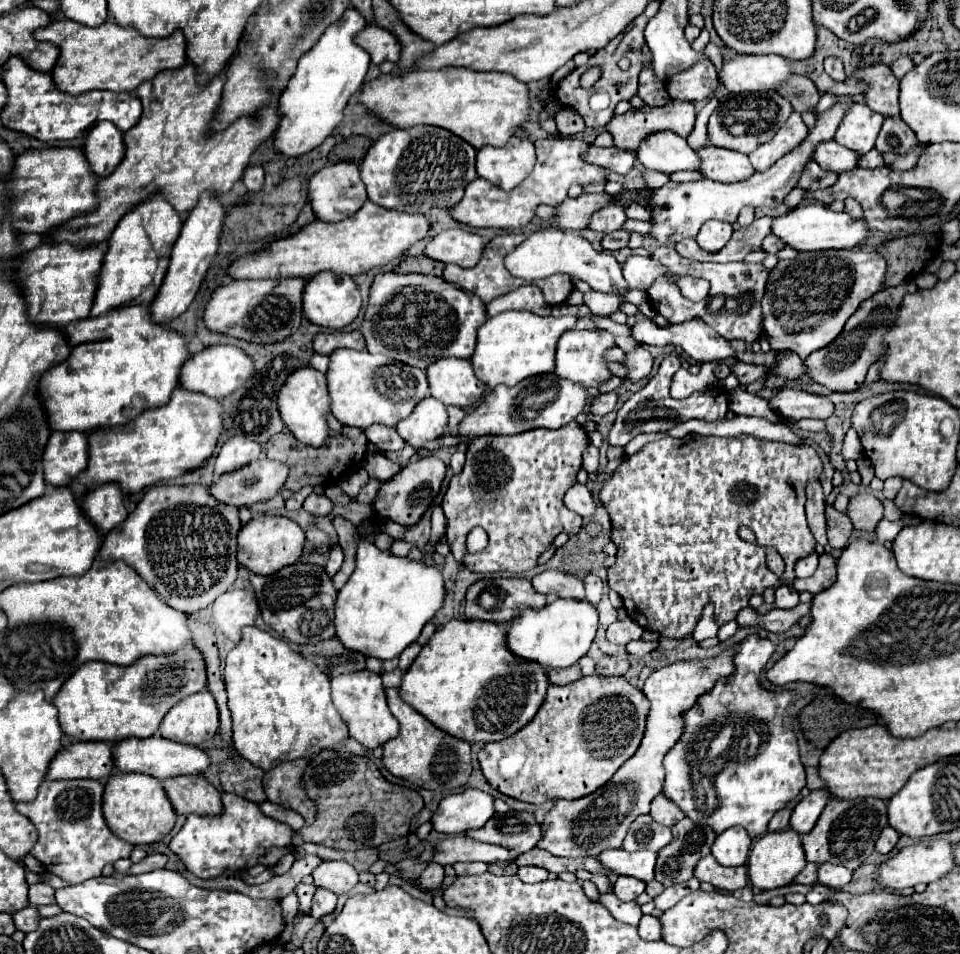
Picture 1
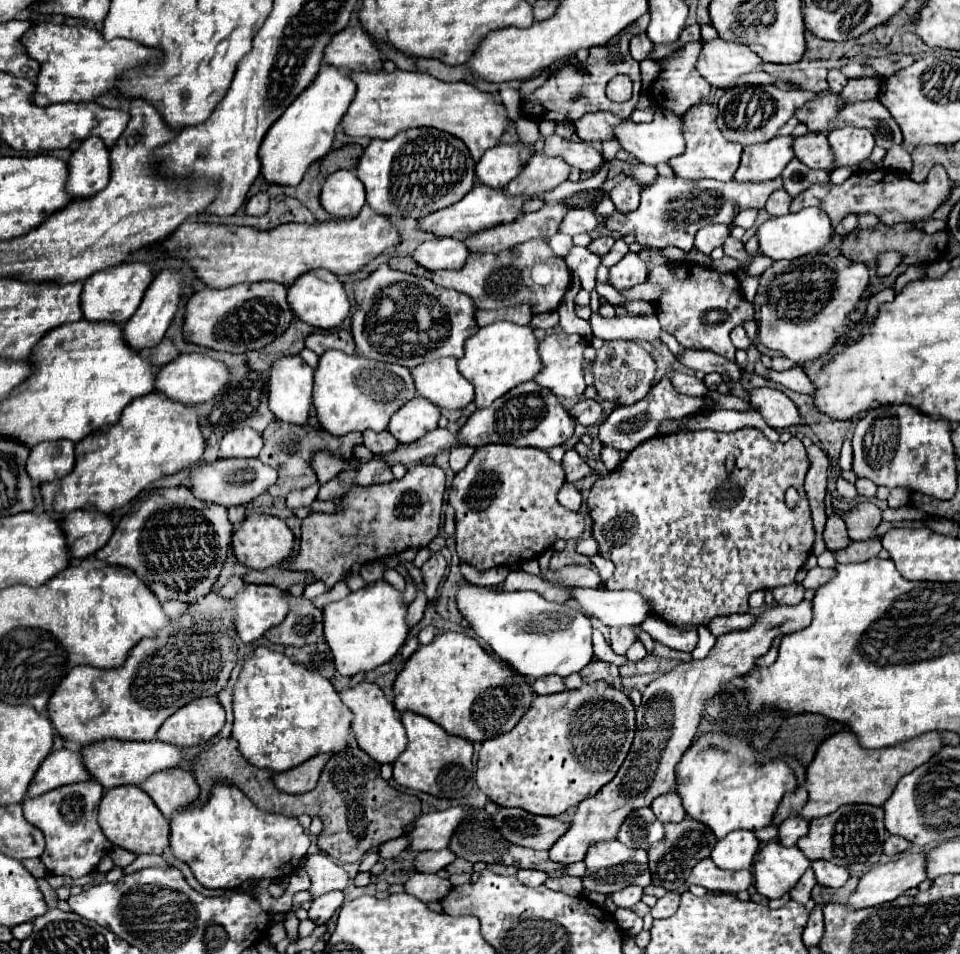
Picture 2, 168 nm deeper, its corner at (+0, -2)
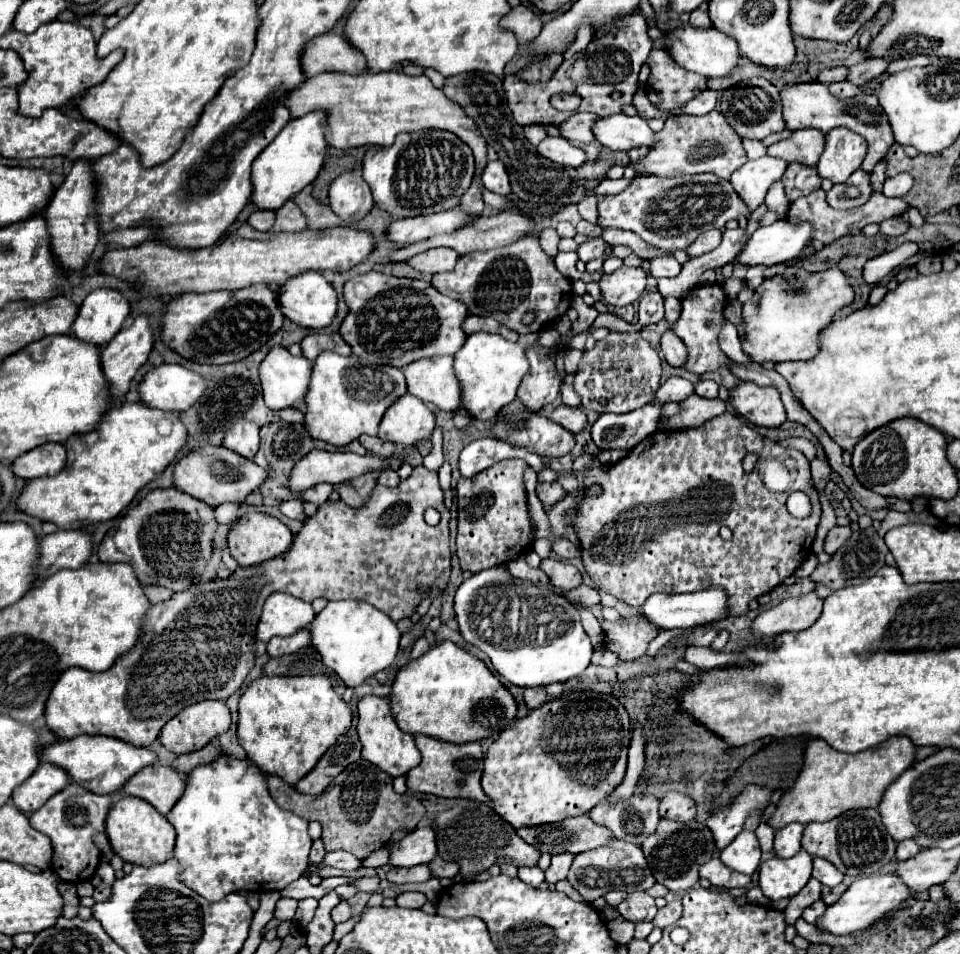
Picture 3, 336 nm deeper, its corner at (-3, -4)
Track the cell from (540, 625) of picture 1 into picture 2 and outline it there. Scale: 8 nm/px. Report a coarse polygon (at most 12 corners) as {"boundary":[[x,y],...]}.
{"boundary":[[459,588],[457,606],[529,680],[593,658],[591,620],[533,592]]}

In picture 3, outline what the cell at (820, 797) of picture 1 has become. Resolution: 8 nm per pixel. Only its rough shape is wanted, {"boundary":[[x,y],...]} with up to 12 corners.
{"boundary":[[802,824],[776,832],[774,852],[790,858],[800,852]]}

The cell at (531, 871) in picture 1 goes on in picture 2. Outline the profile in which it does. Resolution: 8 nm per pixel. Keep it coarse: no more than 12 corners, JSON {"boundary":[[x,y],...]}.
{"boundary":[[519,870],[517,880],[525,886],[541,886],[547,874]]}

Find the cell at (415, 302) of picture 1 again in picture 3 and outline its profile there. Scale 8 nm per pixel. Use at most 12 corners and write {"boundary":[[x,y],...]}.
{"boundary":[[424,280],[346,282],[340,336],[402,368],[464,346],[468,310]]}

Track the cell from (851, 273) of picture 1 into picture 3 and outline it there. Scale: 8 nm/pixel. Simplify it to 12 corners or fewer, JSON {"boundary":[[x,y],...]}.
{"boundary":[[786,266],[742,308],[752,362],[808,360],[854,300],[838,270]]}

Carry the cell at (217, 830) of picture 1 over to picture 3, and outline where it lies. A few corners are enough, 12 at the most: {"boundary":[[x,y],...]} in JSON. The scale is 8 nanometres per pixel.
{"boundary":[[218,756],[166,814],[180,882],[284,890],[308,822],[252,760]]}

